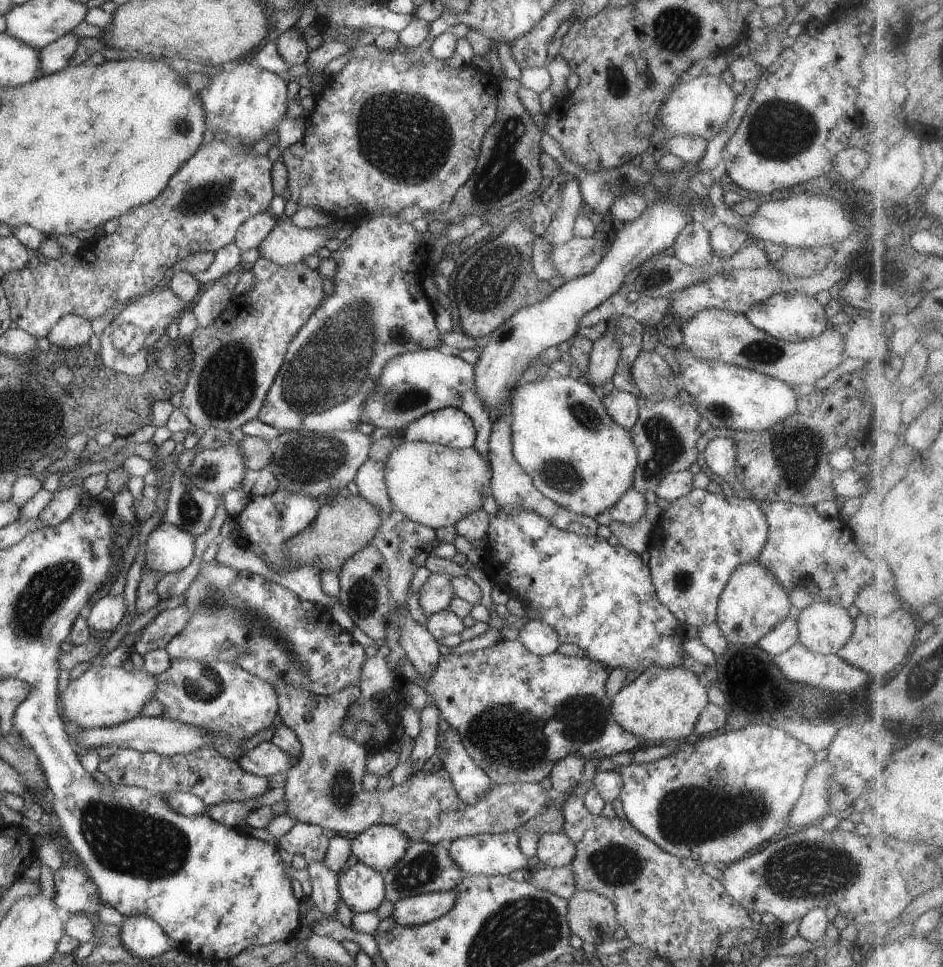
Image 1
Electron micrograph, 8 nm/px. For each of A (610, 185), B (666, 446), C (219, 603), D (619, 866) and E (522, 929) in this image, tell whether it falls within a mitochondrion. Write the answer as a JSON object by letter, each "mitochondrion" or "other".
{"A":"mitochondrion","B":"mitochondrion","C":"mitochondrion","D":"mitochondrion","E":"mitochondrion"}

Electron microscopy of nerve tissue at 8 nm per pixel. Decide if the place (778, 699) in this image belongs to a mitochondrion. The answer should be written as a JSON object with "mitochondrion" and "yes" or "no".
{"mitochondrion":"no"}

